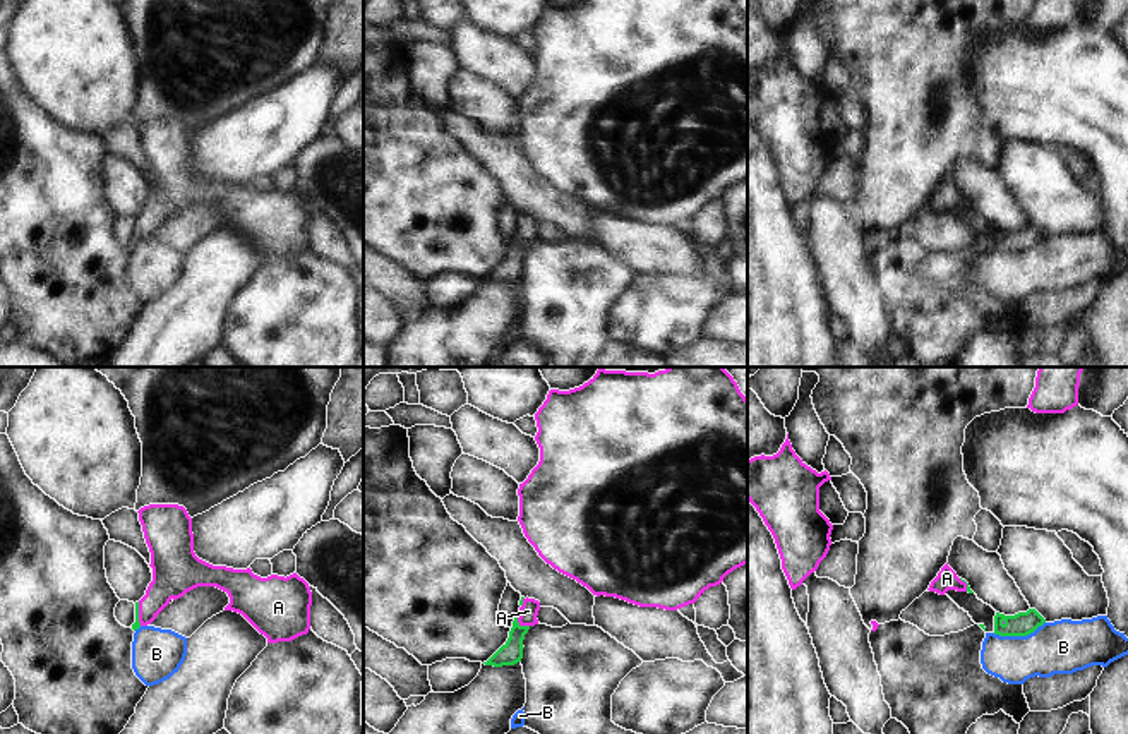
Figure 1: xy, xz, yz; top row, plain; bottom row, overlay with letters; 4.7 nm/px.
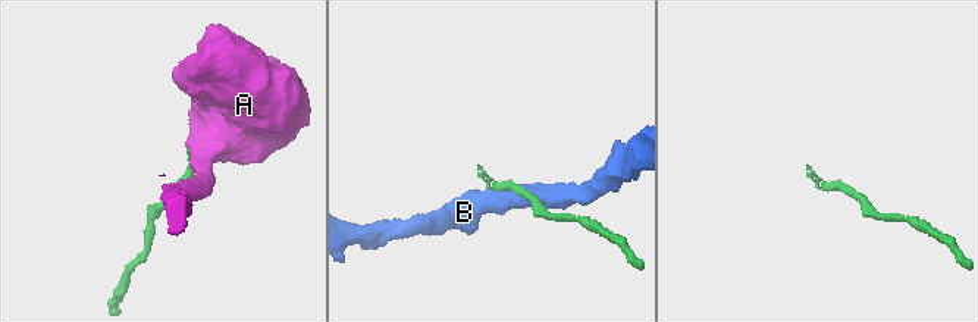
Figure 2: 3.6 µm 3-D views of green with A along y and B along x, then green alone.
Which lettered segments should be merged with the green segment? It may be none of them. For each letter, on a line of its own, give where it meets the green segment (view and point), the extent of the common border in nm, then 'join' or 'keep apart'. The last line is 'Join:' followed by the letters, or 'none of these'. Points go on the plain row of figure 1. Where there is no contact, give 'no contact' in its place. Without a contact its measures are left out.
A: contact xz (518, 239); length 90 nm; join
B: contact yz (1019, 251); length 260 nm; keep apart
Join: A

